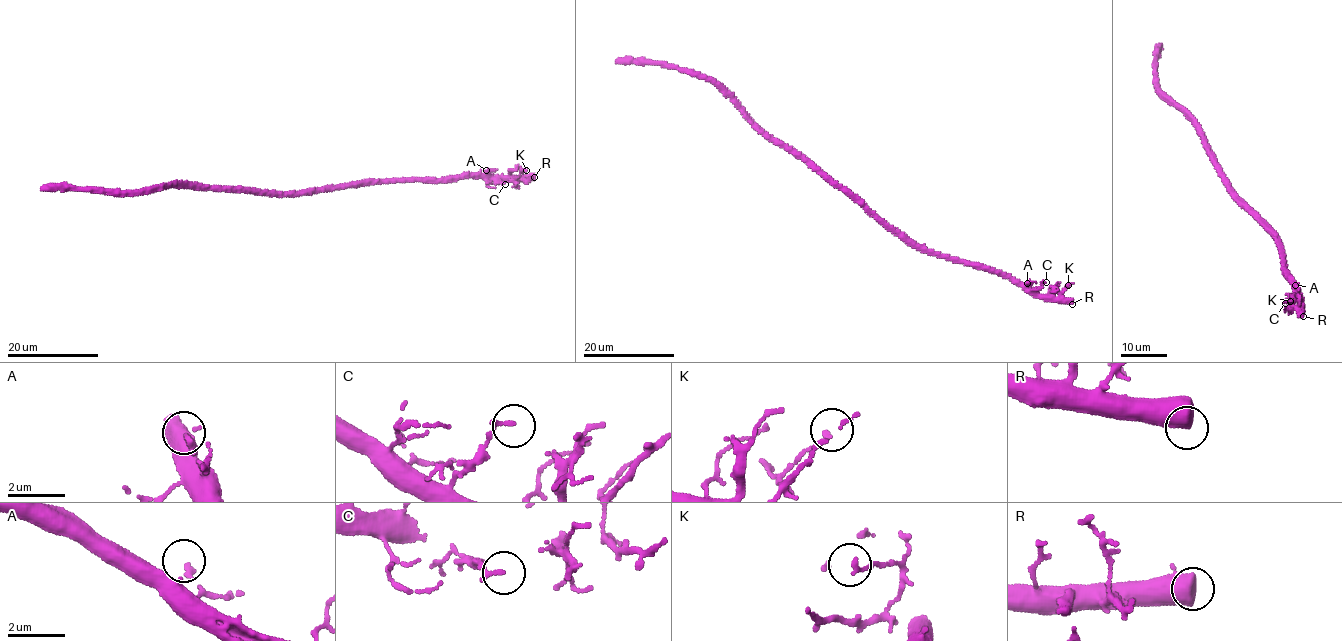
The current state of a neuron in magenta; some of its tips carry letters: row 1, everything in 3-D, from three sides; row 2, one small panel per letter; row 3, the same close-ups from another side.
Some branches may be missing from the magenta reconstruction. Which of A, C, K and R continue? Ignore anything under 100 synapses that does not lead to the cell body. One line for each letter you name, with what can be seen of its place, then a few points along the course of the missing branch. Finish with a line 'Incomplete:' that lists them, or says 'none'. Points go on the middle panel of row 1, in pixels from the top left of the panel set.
Incomplete: none

